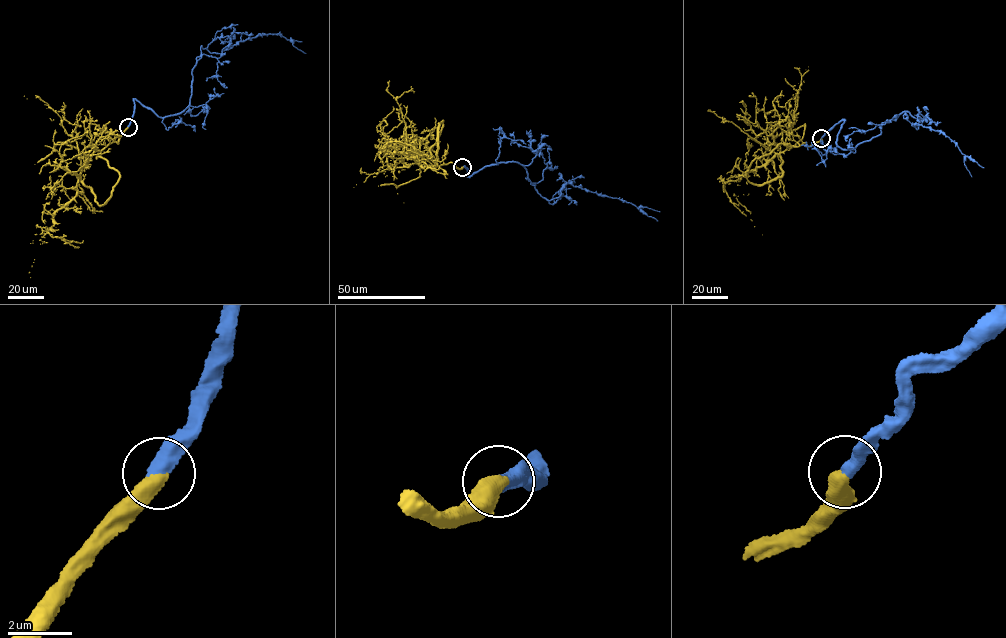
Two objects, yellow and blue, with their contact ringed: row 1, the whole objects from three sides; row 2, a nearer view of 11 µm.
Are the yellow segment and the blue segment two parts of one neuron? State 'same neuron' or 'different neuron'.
same neuron

